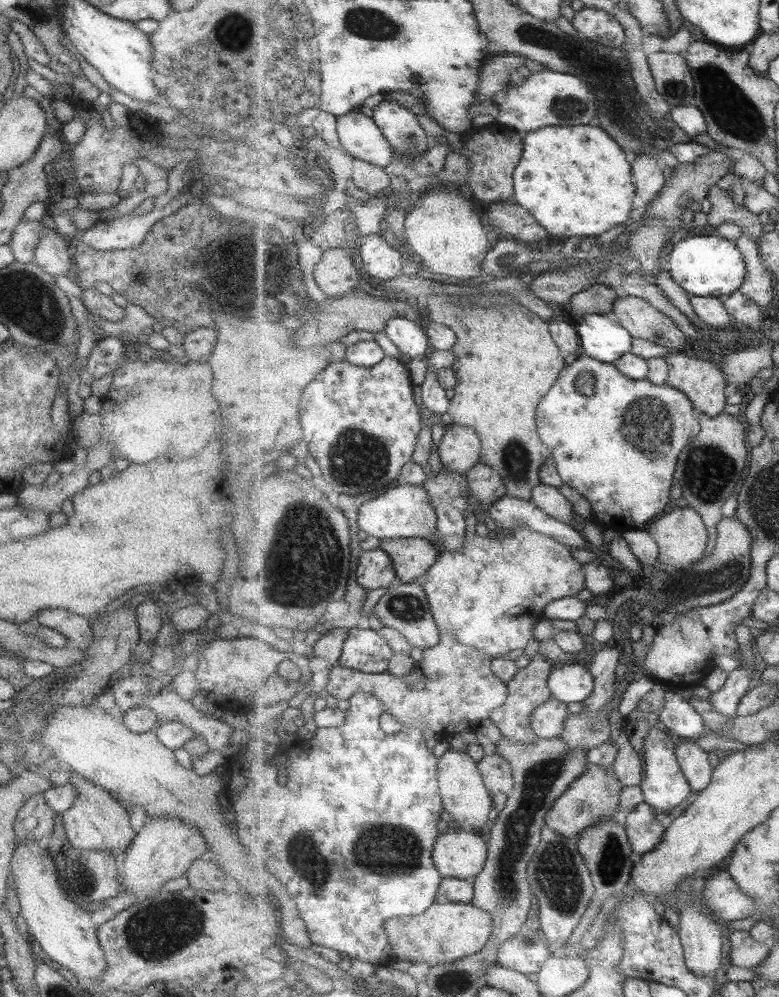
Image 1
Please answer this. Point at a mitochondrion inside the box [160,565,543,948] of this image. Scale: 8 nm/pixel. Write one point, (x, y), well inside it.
(400, 853)

